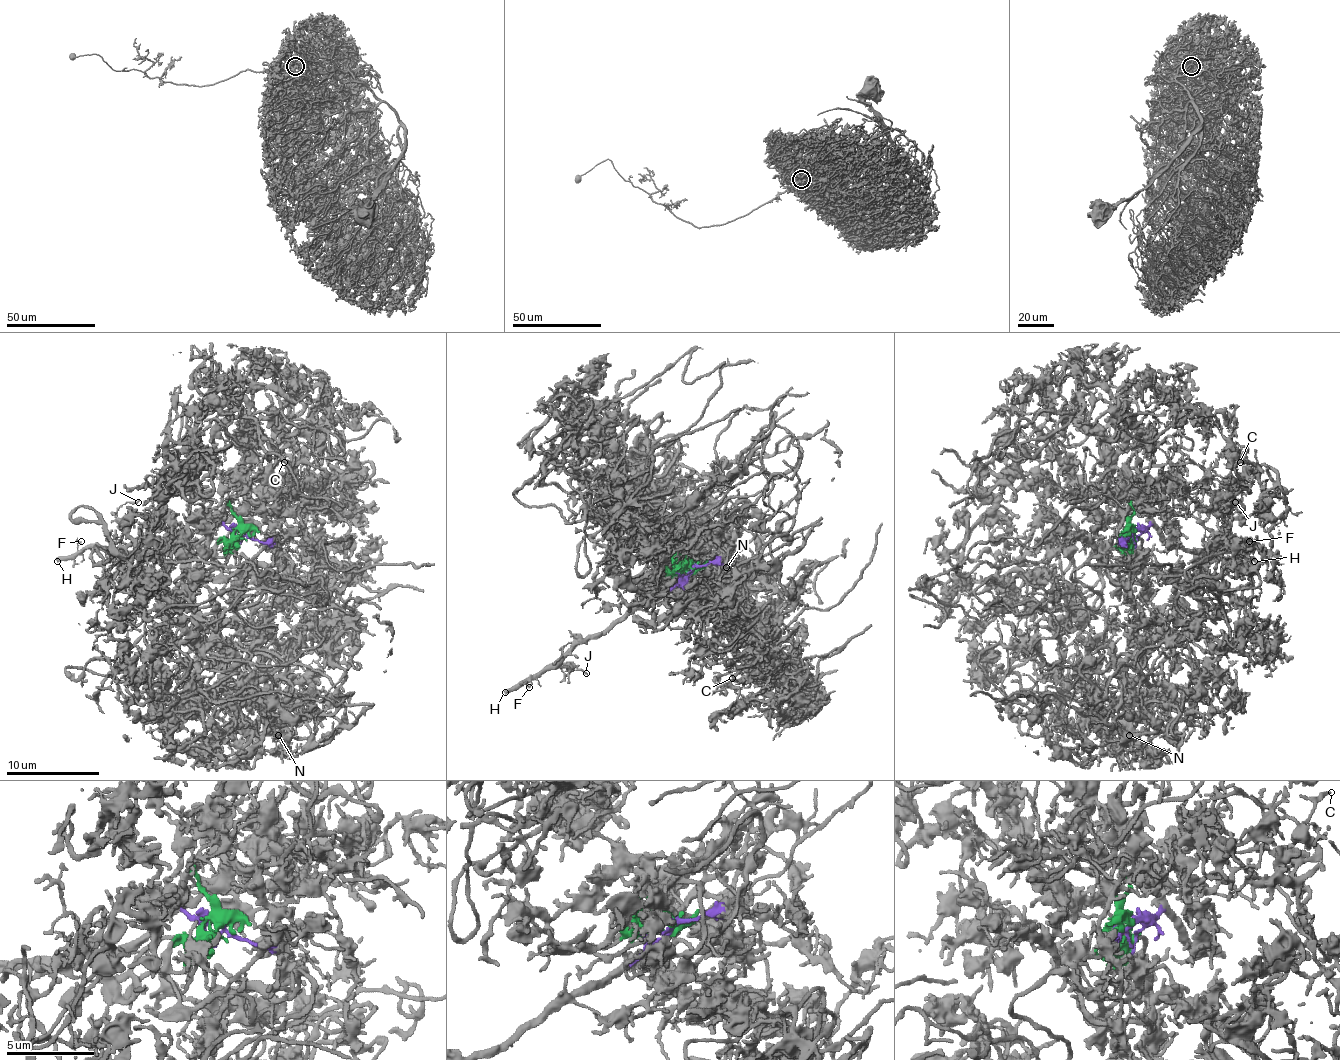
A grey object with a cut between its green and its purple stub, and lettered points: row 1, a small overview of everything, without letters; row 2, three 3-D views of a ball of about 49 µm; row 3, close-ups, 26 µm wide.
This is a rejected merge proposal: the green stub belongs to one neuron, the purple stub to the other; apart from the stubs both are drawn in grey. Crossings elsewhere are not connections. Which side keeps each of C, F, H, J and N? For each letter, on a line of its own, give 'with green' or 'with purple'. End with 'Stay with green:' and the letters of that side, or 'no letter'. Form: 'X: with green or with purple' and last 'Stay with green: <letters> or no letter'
C: with green
F: with purple
H: with purple
J: with purple
N: with green
Stay with green: C, N

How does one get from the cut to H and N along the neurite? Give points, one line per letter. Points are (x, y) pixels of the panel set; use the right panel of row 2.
H: (1128, 531), (1142, 531), (1149, 524), (1170, 545), (1201, 552), (1222, 552), (1236, 548), (1255, 562)
N: (1128, 529), (1131, 566), (1107, 571), (1140, 613), (1117, 679), (1138, 704), (1142, 749), (1128, 735)

